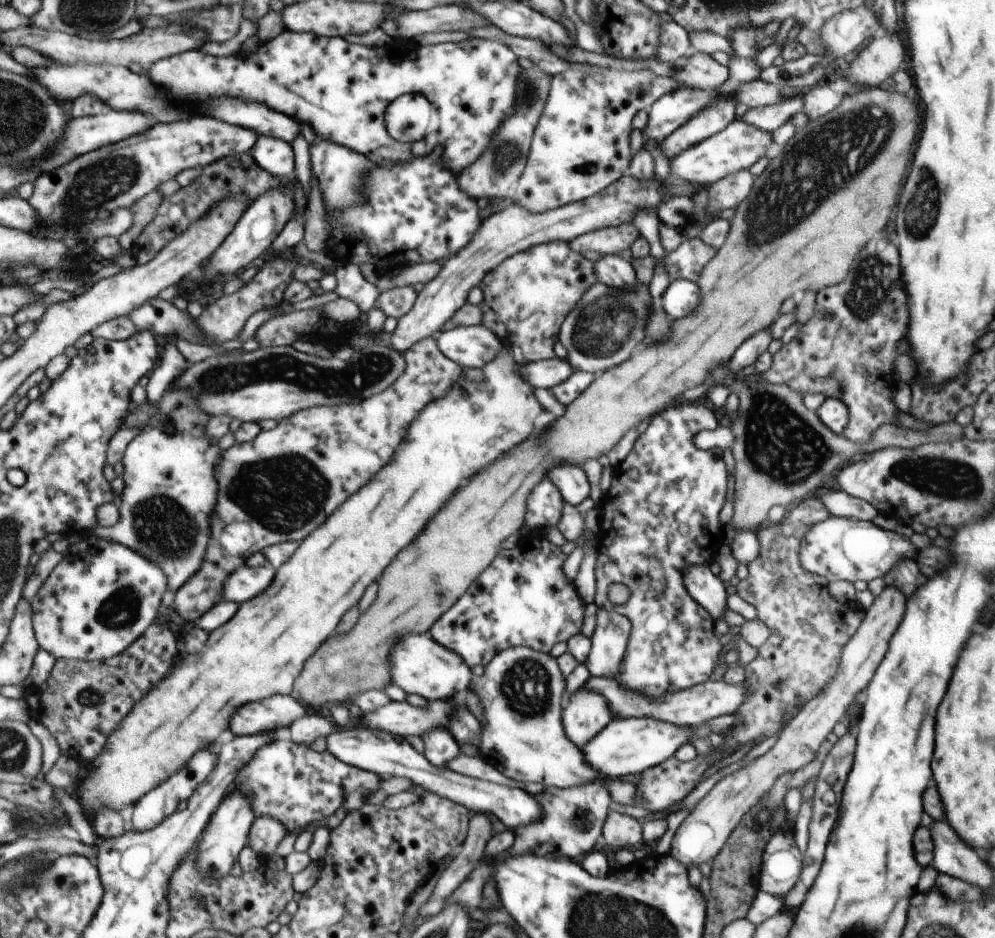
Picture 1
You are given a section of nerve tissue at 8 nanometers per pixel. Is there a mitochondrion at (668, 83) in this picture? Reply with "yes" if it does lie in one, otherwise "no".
no

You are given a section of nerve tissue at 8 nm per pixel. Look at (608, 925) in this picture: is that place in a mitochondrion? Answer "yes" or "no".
yes

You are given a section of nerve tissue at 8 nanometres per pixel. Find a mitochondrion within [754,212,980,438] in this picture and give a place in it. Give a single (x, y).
(869, 286)

